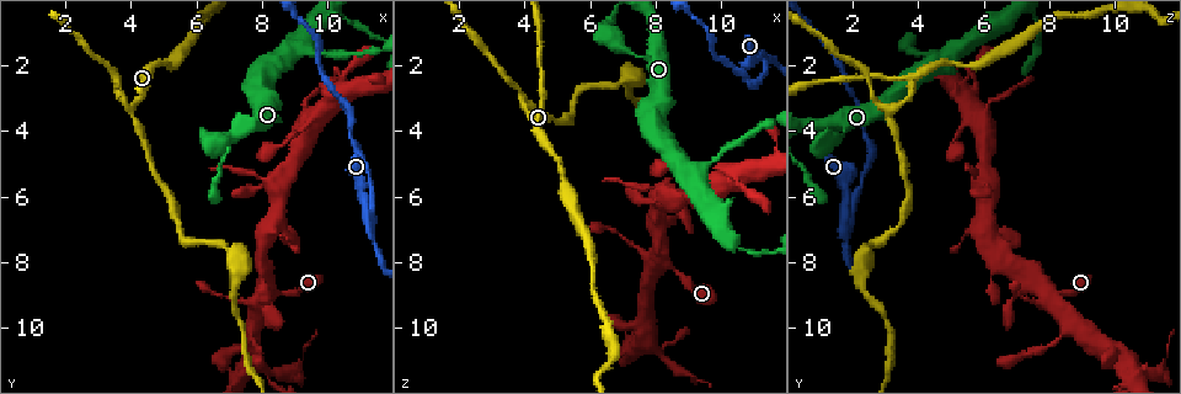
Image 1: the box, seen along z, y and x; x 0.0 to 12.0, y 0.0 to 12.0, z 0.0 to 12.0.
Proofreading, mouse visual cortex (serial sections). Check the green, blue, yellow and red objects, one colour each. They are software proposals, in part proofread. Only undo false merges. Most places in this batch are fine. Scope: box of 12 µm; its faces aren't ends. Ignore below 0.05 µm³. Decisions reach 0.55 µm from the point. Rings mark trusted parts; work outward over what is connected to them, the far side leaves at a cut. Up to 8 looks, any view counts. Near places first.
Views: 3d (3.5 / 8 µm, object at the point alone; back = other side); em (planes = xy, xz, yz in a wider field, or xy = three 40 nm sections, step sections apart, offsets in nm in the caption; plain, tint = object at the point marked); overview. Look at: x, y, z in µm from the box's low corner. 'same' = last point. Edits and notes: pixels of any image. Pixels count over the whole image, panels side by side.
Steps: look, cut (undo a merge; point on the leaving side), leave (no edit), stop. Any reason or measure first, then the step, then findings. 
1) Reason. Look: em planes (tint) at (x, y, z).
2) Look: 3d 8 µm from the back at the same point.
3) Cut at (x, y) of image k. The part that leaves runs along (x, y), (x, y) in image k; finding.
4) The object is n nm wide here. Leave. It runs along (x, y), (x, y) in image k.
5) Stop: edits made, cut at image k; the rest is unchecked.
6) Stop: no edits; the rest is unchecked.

Three-way junction. Look: 3d 3.5 µm at (3.9, 3.4, 3.2).

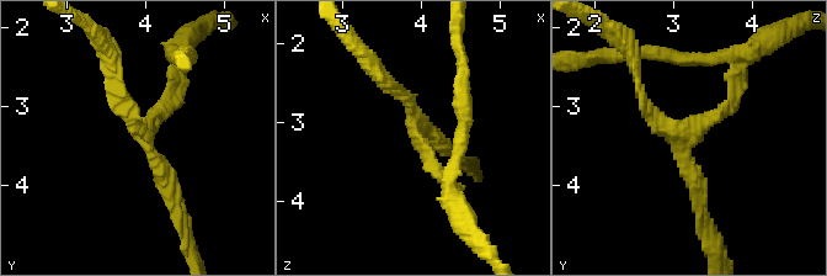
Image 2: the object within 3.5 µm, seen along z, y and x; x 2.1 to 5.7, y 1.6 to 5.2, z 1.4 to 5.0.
3 arms meet here; the arms are 150, 150, 250 nm wide. Look: em xy step 3 (tint) at (4.00, 3.35, 3.20).

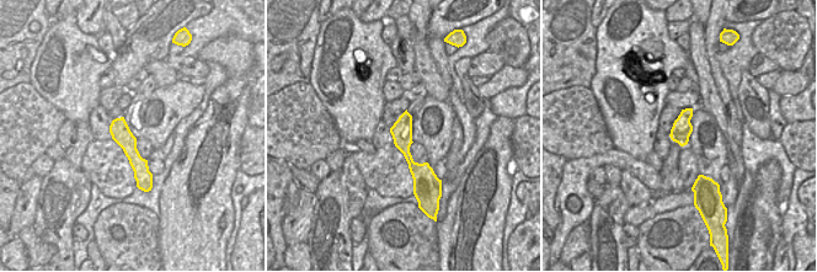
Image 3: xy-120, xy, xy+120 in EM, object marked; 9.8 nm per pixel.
Leave. It runs along (405, 116), (416, 186) in image 3; all the same cell.

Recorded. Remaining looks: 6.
Abrupt turn. Look: 3d 3.5 µm at (9.4, 3.7, 5.6).

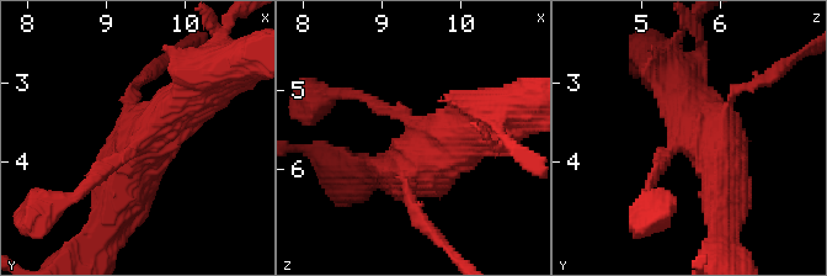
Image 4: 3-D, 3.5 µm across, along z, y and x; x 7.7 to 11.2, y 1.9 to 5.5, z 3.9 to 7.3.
Now the EM. Look: em xy step 1 (tint) at (9.45, 3.70, 5.65).

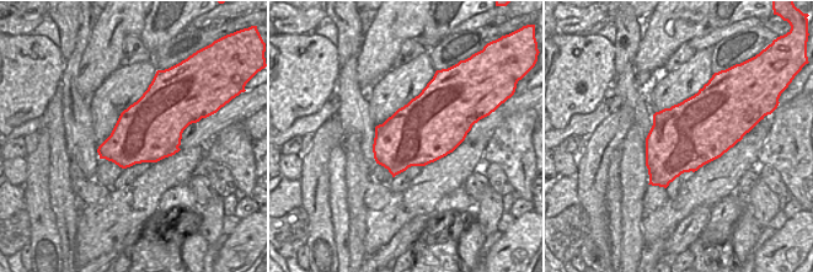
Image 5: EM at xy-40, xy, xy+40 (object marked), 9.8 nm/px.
Leave. It runs along (121, 203), (132, 154), (212, 75) in image 4; all the same cell.

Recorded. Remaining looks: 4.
Side arm on a straight run. Look: 3d 8 µm at (11.2, 6.6, 1.9).

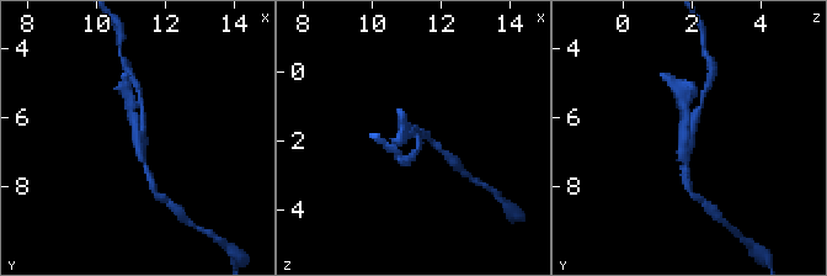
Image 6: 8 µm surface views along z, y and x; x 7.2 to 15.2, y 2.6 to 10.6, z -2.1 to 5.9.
Look: 3d 3.5 µm at (11.2, 6.6, 1.8).

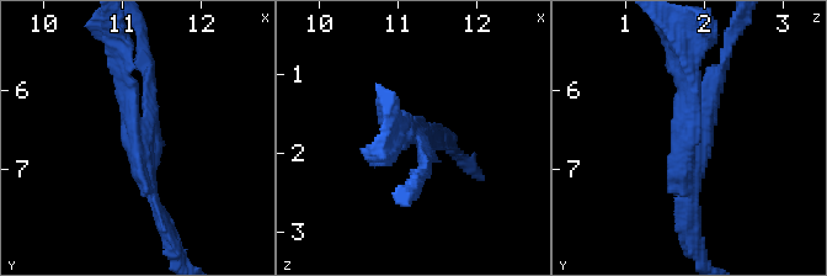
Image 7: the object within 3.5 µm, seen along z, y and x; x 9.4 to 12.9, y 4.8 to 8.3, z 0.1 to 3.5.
3 arms meet here; the arms are 200, 200, 200 nm wide; now the EM. Look: em planes (tint) at (11.20, 6.55, 1.85).

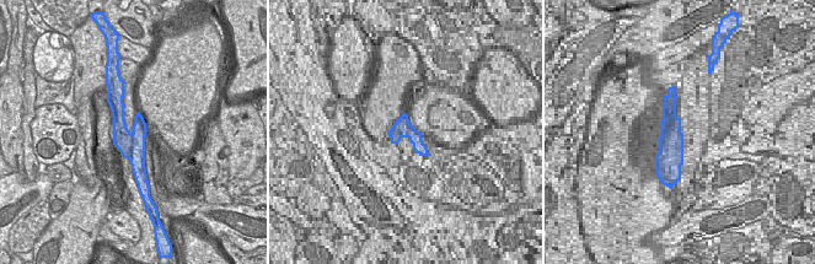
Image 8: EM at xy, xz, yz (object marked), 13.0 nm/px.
The object is 380 nm wide here. Leave. It runs along (118, 98), (119, 130), (139, 173) in image 8; one cell here.

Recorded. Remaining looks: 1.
Stop: no edits; the rest is unchecked.

